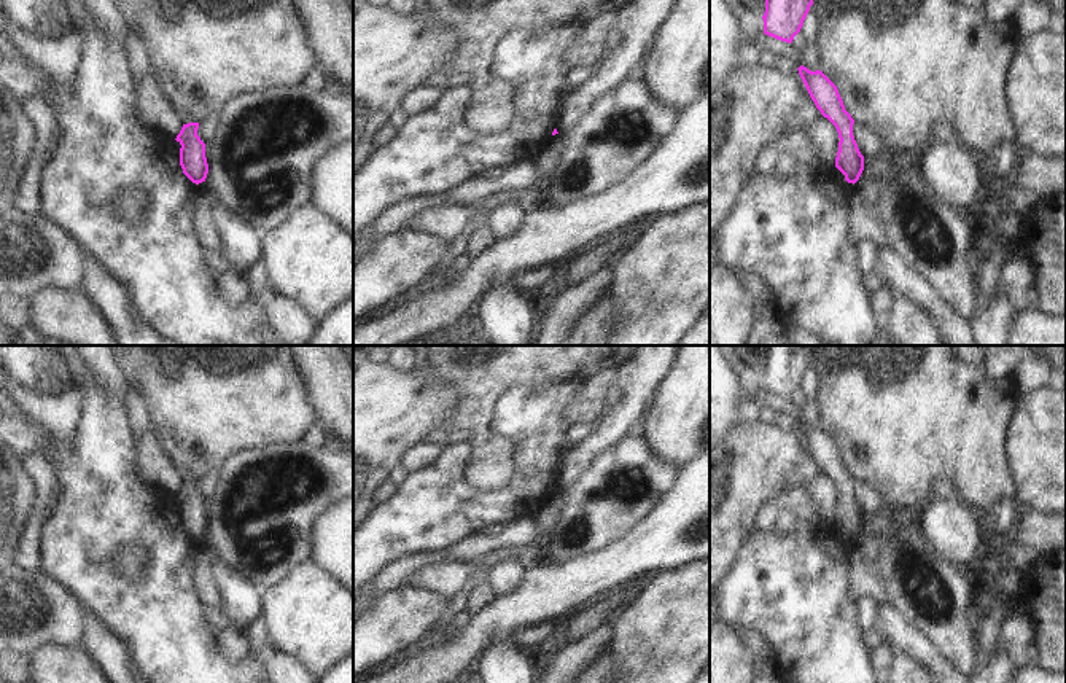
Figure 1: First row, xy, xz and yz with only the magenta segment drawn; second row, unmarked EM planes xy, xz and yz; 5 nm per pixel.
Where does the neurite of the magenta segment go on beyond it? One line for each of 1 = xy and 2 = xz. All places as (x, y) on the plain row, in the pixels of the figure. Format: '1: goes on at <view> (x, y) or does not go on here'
1: does not go on here
2: does not go on here

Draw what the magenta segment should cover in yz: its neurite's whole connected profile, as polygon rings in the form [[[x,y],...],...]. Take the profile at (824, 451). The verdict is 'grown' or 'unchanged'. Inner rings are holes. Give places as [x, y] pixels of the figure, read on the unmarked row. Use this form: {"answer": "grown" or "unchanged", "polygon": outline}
{"answer": "unchanged", "polygon": [[[803,422],[797,427],[816,465],[838,489],[835,524],[845,532],[848,540],[854,541],[864,527],[864,513],[853,492],[854,476],[845,466],[837,443],[821,427],[811,428]]]}

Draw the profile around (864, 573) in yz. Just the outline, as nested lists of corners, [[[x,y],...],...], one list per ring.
[[[864,525],[851,551],[851,599],[864,599],[864,591],[869,589],[878,603],[888,602],[886,587],[877,567],[881,546],[881,537],[875,535],[869,525]]]

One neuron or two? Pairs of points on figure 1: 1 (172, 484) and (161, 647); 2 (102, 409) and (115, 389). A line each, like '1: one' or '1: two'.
1: two
2: two

